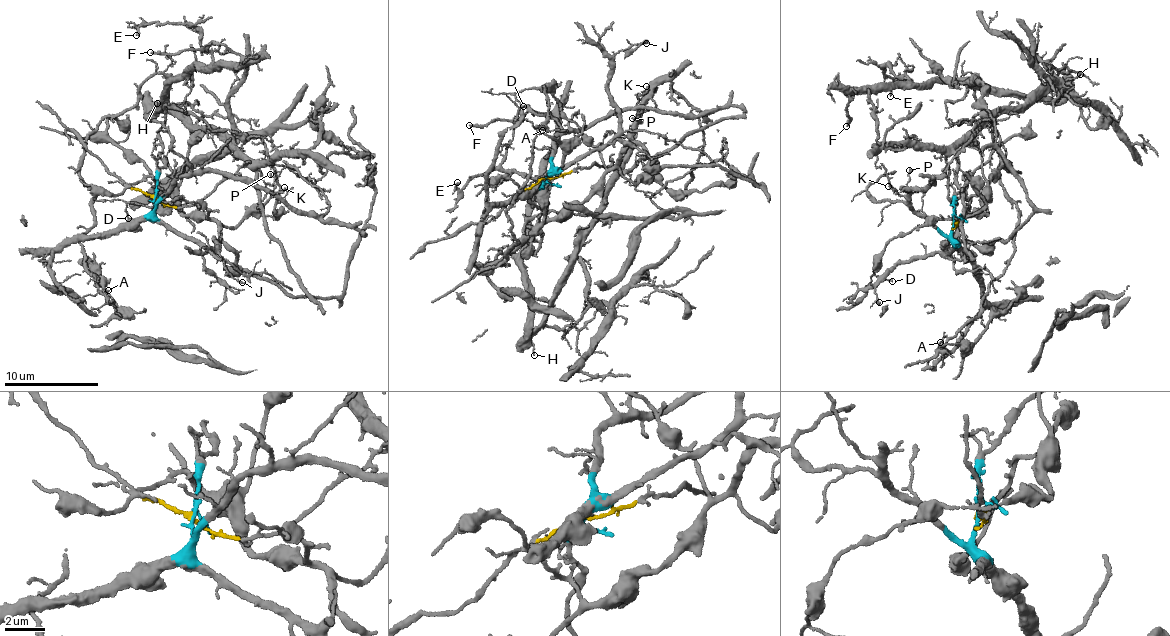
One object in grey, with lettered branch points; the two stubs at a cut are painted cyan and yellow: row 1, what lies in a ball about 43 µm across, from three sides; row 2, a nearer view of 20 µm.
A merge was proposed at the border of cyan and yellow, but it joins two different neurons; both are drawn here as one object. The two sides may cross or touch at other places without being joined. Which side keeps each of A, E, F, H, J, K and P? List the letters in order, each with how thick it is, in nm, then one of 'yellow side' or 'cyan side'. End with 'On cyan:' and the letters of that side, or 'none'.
A: calibre 130 nm; cyan side
E: calibre 120 nm; yellow side
F: calibre 180 nm; yellow side
H: calibre 110 nm; yellow side
J: calibre 150 nm; cyan side
K: calibre 130 nm; cyan side
P: calibre 120 nm; cyan side
On cyan: A, J, K, P

